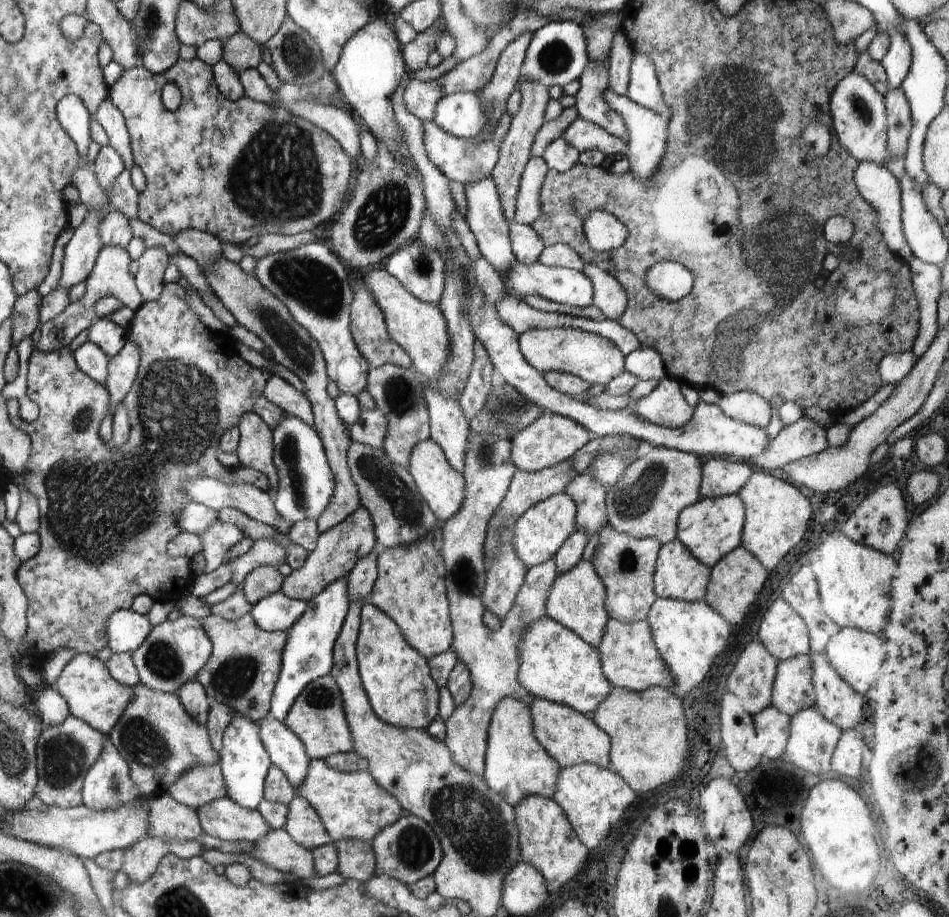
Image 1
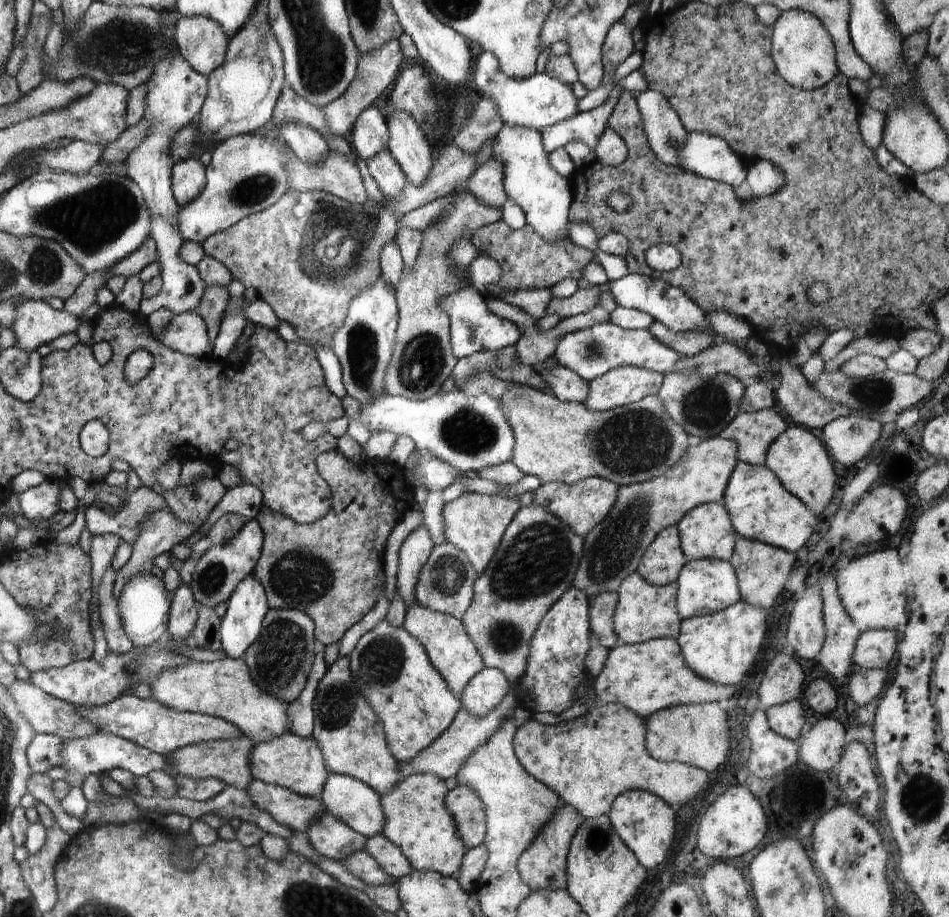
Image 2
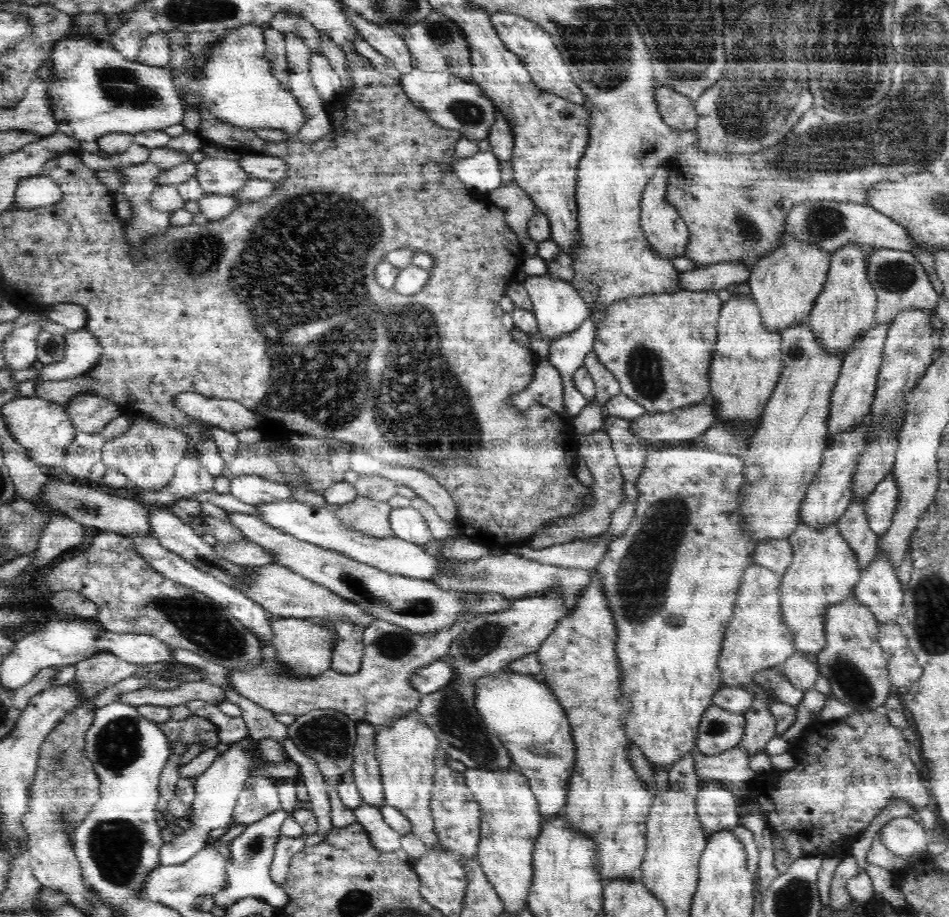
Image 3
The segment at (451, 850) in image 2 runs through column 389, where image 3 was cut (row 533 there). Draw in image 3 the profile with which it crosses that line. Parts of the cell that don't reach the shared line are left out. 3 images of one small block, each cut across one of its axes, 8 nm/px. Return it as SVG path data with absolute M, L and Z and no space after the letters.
M800 521L798 528L786 539L792 547L793 559L784 576L781 576L781 615L794 637L794 648L797 652L814 656L826 646L826 608L852 596L861 569L836 524L812 528Z

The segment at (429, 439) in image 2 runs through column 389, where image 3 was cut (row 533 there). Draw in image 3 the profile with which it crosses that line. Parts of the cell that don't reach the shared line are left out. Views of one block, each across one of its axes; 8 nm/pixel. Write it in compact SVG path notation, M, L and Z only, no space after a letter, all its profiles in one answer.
M411 506L393 508L389 521L393 533L399 539L421 545L434 539L428 523L416 508Z

